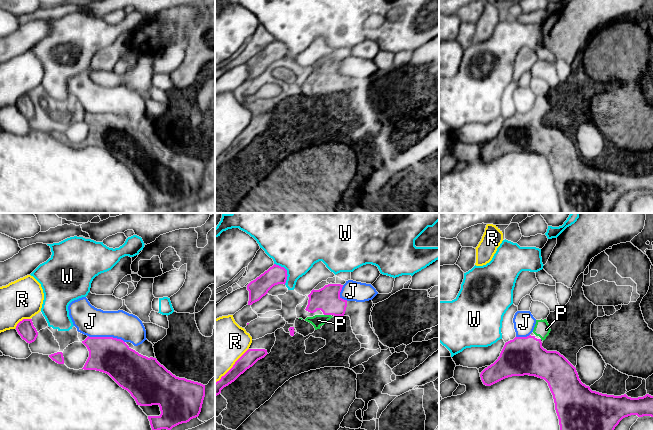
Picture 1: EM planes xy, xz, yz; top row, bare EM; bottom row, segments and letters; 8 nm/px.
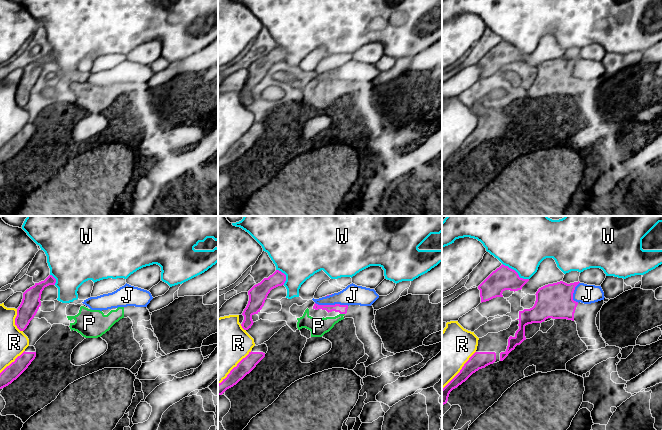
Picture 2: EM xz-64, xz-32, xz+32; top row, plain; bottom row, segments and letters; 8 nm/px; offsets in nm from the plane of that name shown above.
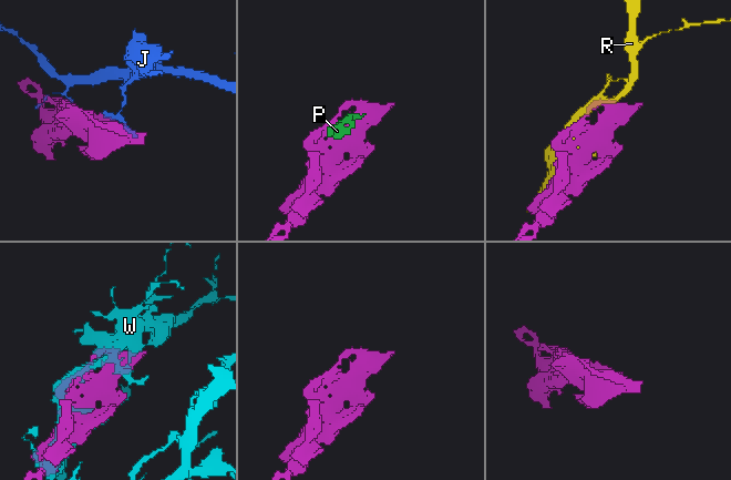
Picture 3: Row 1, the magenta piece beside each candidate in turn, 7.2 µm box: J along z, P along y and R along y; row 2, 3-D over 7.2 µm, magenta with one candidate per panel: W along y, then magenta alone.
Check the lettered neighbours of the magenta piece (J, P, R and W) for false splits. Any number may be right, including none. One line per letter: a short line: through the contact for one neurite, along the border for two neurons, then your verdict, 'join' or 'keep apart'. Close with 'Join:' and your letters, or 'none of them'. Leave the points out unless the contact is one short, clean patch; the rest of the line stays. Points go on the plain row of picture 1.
J: keep apart
P: line xz (327, 75), (327, 90), (318, 96); join
R: keep apart
W: keep apart
Join: P

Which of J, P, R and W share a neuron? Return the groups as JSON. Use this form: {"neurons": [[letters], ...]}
{"neurons": [["J"], ["P"], ["R"], ["W"]]}

